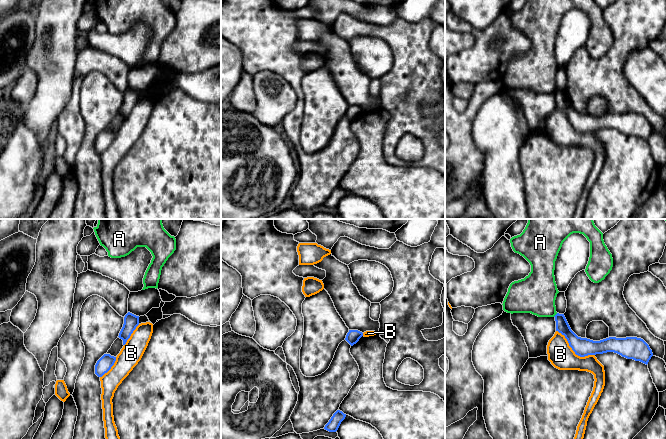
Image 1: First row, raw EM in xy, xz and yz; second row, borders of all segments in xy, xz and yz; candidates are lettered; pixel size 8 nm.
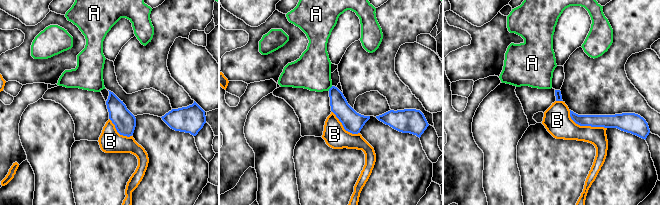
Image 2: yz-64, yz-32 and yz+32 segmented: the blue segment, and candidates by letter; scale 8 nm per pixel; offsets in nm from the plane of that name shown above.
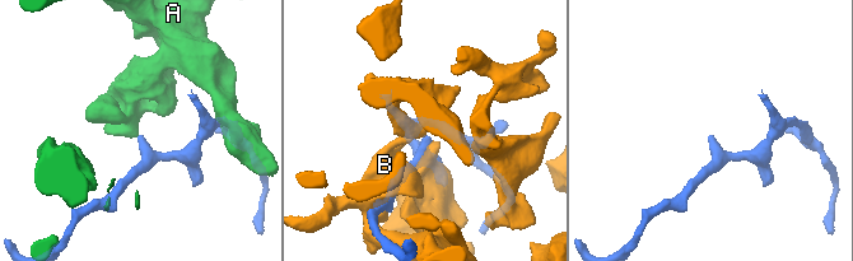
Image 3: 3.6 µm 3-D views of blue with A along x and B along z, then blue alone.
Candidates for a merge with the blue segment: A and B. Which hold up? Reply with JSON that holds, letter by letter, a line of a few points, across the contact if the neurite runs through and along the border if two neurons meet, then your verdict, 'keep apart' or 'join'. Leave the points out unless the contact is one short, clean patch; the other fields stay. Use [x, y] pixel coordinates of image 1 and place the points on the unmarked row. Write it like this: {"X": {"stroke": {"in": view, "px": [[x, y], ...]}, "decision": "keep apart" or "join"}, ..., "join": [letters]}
{"A": {"stroke": {"in": "yz", "px": [[557, 89], [553, 92]]}, "decision": "keep apart"}, "B": {"decision": "keep apart"}, "join": []}

